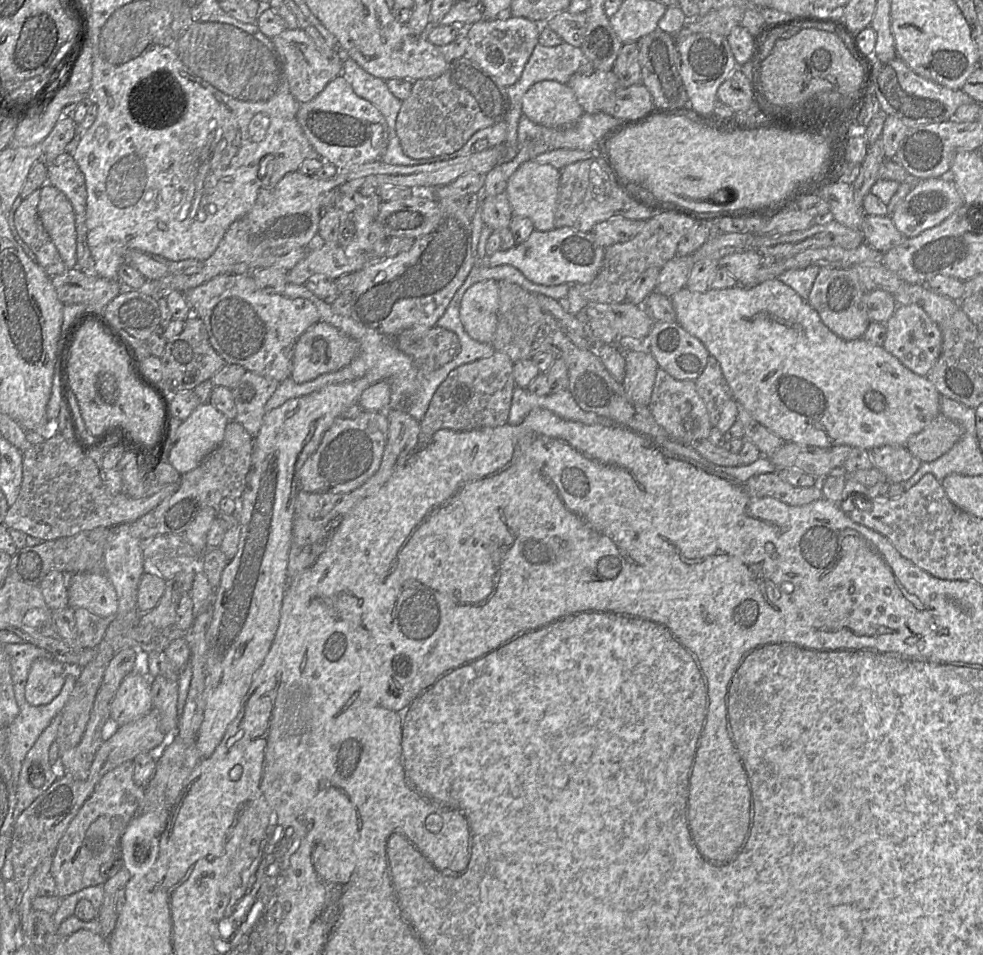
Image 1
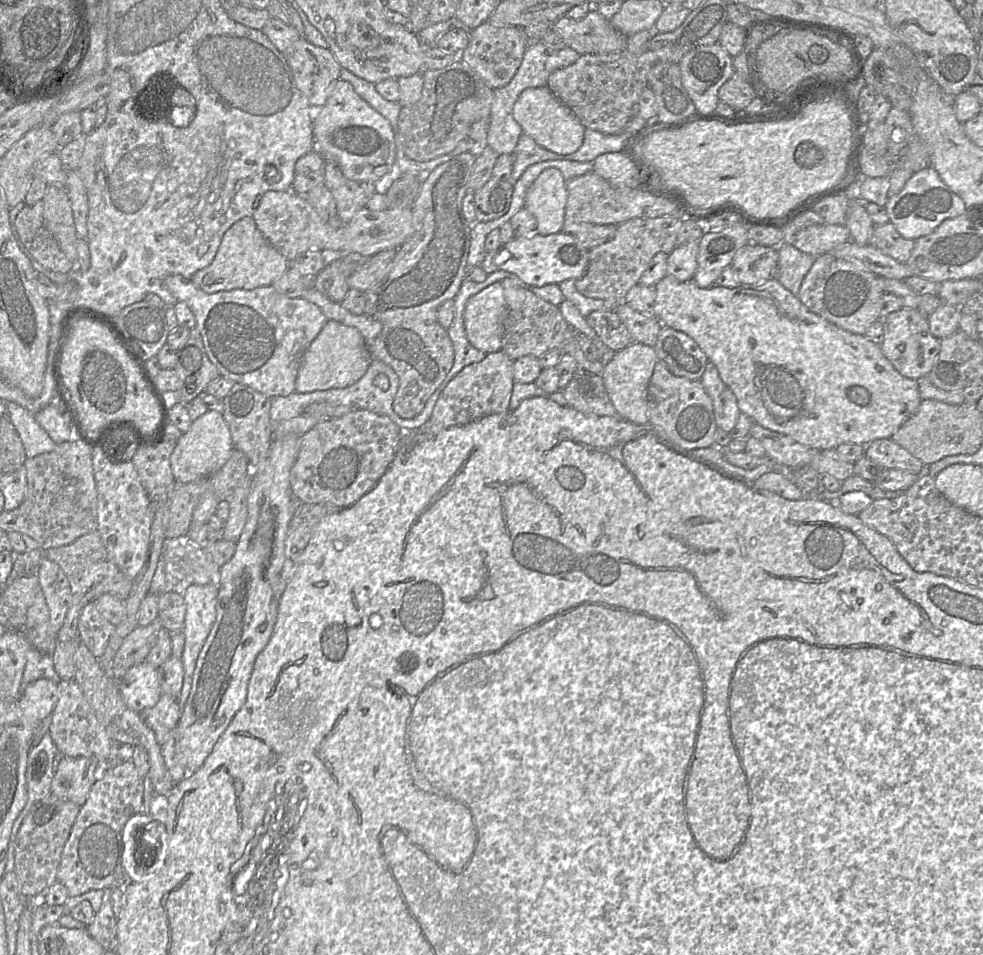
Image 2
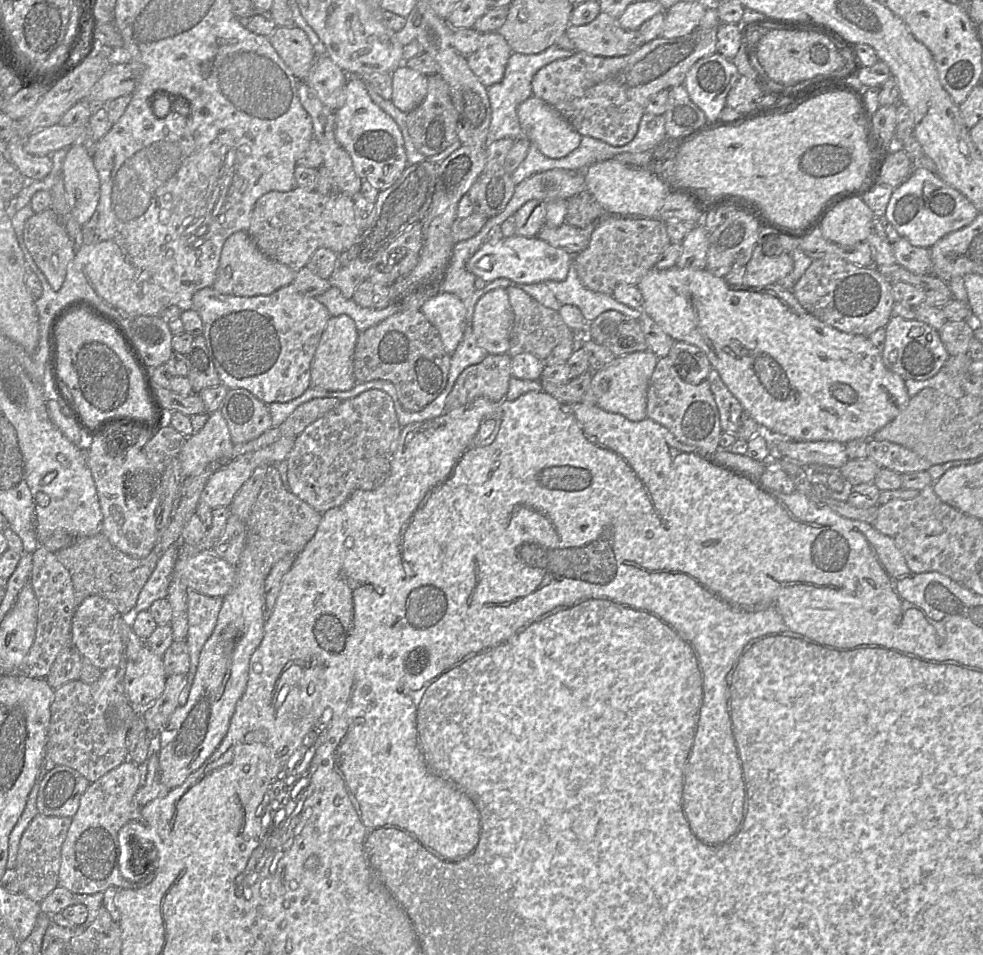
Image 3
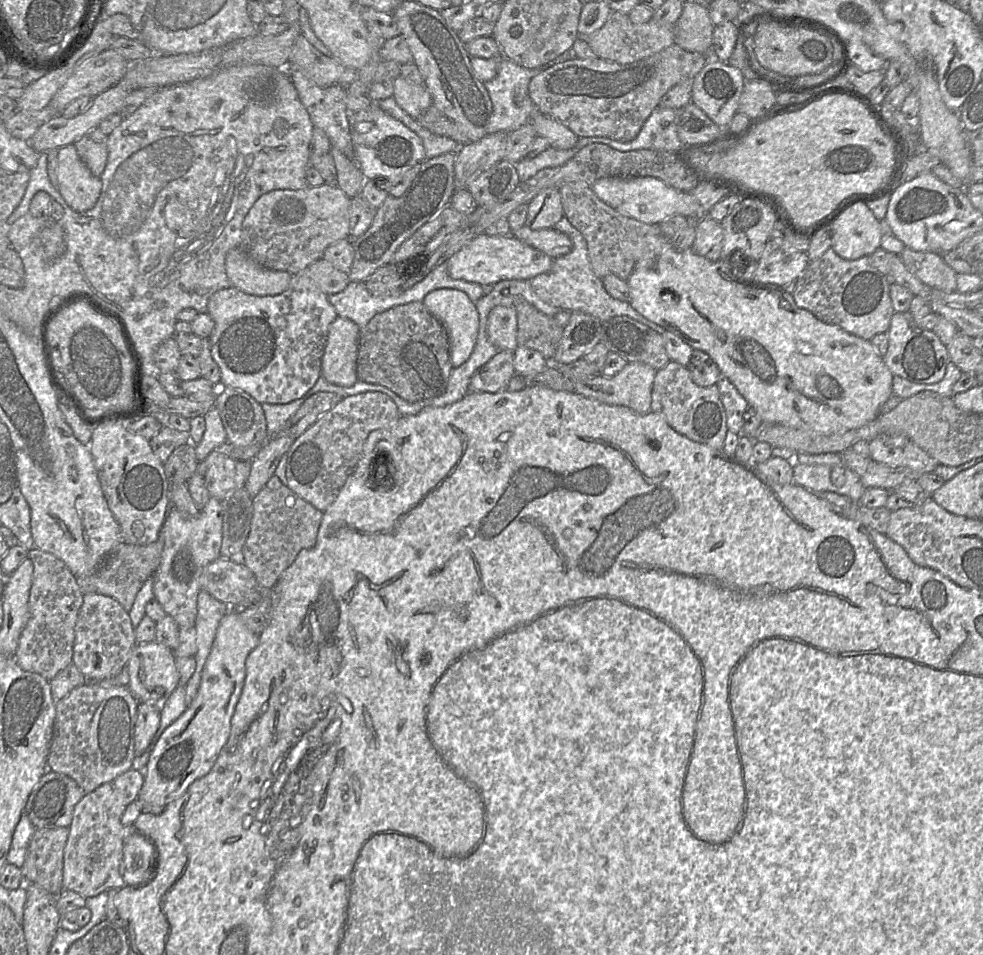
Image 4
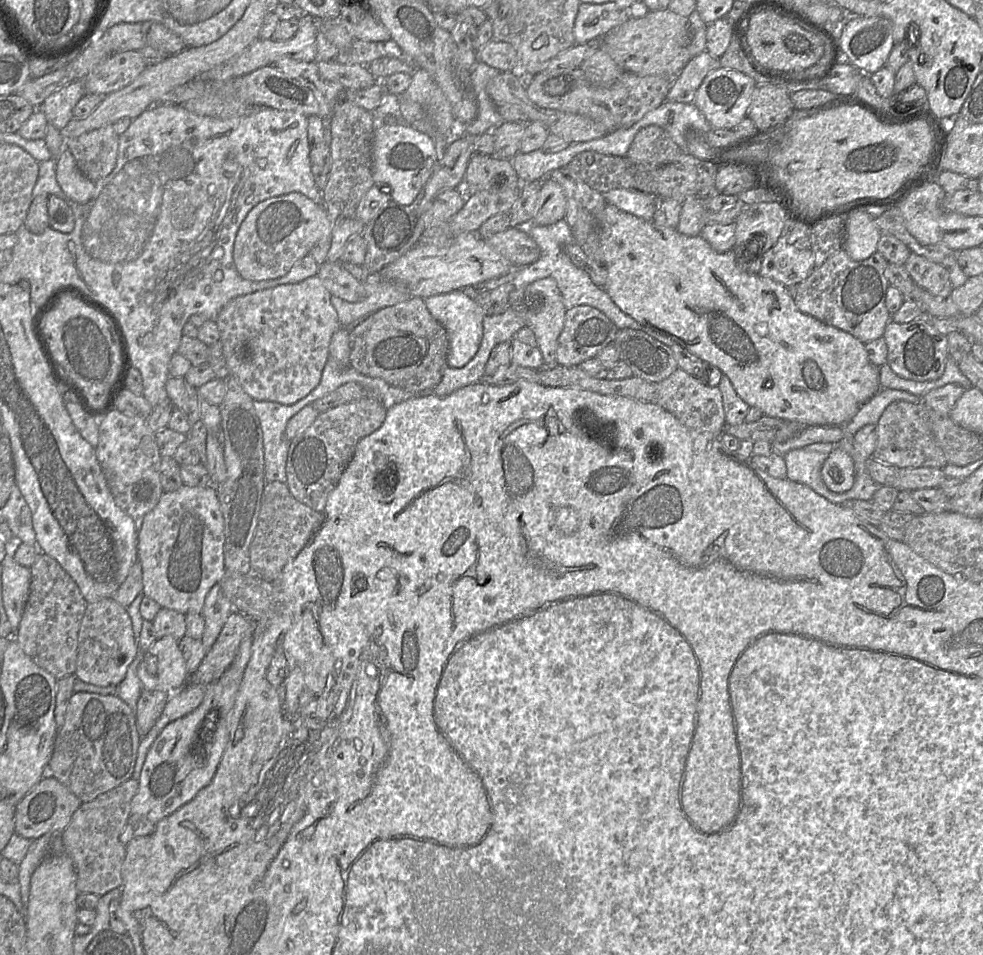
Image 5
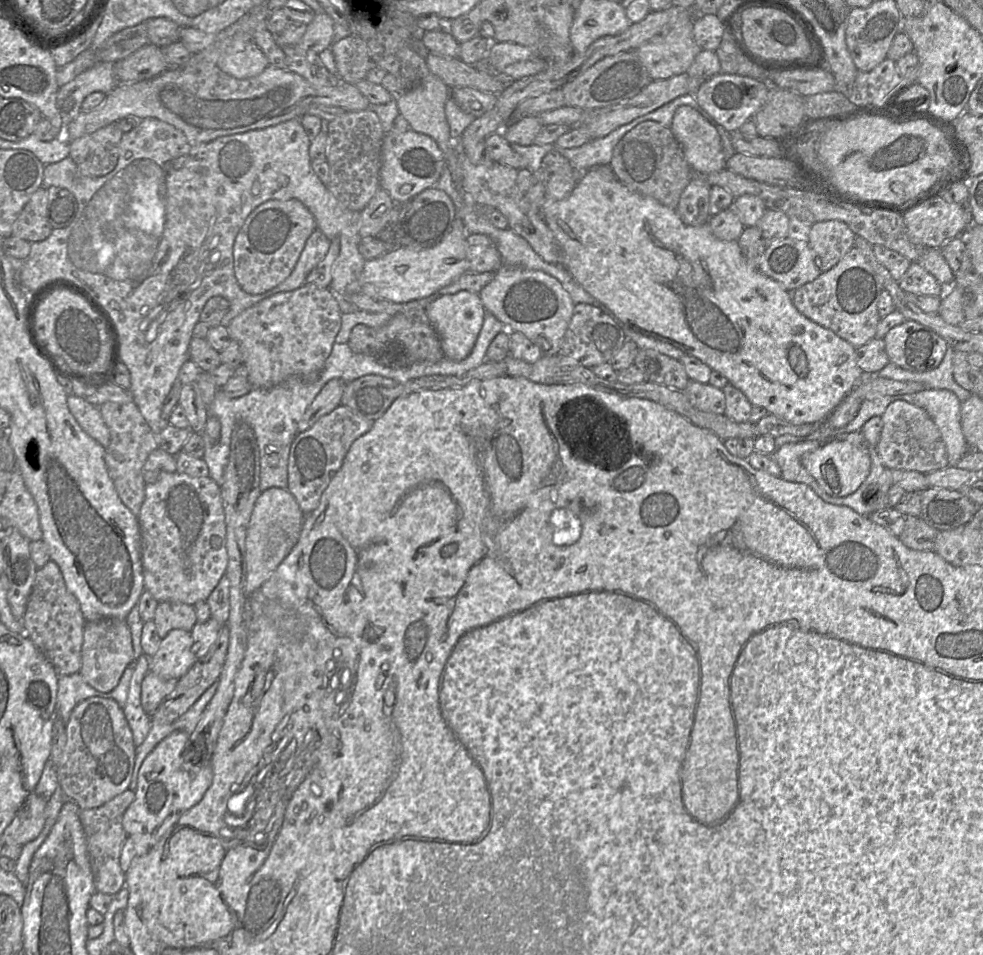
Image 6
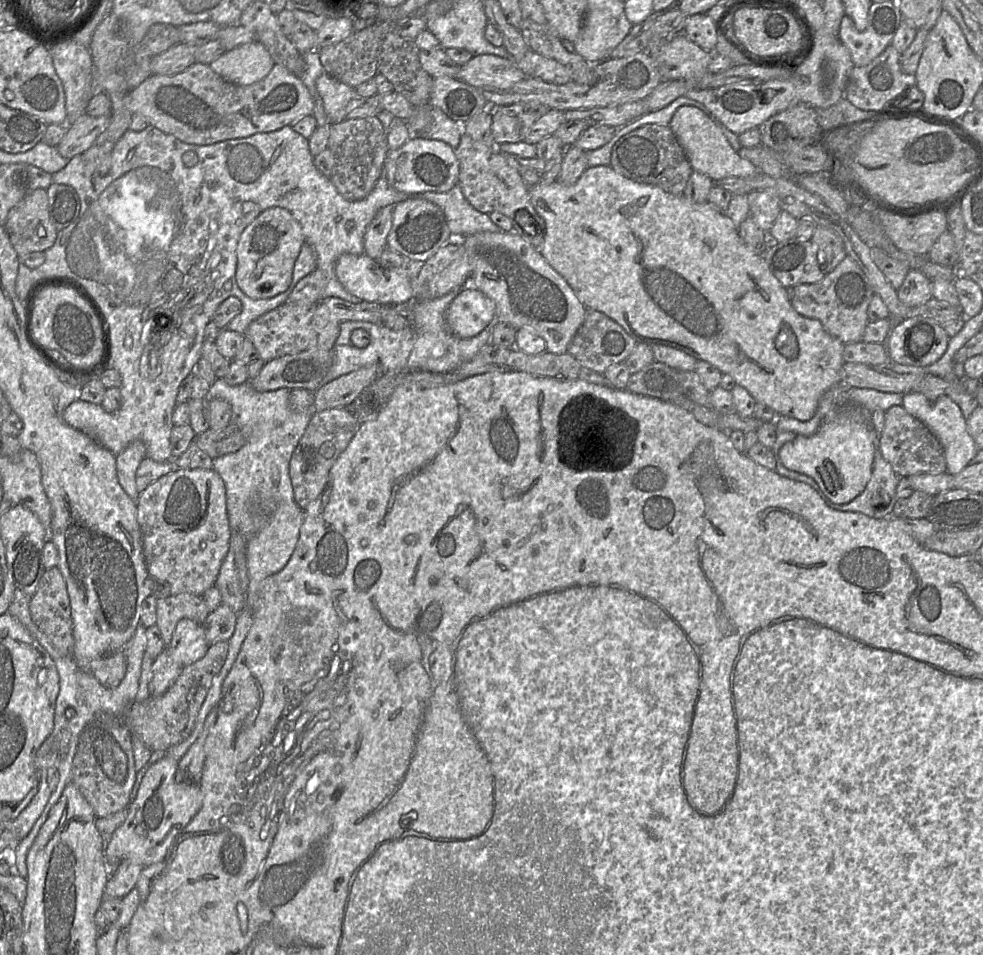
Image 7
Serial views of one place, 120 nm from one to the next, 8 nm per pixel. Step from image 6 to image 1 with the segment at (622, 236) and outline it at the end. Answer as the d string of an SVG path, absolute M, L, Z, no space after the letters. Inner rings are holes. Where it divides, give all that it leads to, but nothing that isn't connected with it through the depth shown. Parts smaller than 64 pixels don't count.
M771 279L753 286L736 284L731 288L713 289L705 292L692 292L682 288L670 297L676 312L678 323L689 334L699 339L720 364L734 399L742 405L749 414L770 432L780 437L784 442L794 442L800 445L812 445L821 448L832 448L838 445L848 445L852 448L872 450L884 445L905 446L907 440L920 432L940 413L940 397L927 376L920 376L905 367L894 355L887 352L882 345L874 345L865 339L844 340L833 333L821 320L818 312L791 287L780 280Z

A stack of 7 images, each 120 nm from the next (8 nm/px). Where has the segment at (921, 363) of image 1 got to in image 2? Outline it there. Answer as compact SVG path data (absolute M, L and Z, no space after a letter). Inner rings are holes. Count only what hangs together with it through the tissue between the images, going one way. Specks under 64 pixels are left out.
M902 307L883 318L884 339L881 346L885 357L894 368L903 376L917 380L926 377L940 352L940 339L936 338L930 330L928 316L919 309Z

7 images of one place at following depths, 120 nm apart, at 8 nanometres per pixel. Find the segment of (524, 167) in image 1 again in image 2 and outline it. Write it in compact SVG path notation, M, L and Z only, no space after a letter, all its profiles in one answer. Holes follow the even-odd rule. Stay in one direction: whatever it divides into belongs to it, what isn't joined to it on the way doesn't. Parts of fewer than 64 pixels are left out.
M548 168L529 187L524 208L536 218L536 232L547 236L562 231L566 203L566 181L558 169Z

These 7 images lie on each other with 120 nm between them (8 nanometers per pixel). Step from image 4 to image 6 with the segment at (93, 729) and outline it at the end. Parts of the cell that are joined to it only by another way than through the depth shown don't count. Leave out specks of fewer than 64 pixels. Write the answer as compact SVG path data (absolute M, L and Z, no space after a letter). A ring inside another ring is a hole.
M90 697L78 703L66 724L66 743L55 765L58 784L66 799L82 809L102 806L129 789L135 764L136 746L123 709L110 698Z

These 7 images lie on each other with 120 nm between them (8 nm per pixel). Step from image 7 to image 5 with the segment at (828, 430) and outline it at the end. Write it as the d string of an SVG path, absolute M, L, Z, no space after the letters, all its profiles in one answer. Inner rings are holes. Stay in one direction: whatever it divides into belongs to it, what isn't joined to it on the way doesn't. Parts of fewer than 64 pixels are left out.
M840 448L833 449L821 467L821 478L835 493L845 493L855 482L855 465L852 457Z

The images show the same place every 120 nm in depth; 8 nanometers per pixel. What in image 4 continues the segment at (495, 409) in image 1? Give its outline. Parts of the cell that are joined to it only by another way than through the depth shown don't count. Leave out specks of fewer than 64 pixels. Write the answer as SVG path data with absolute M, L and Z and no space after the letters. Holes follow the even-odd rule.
M499 350L473 374L468 386L468 393L504 391L514 374L514 352Z

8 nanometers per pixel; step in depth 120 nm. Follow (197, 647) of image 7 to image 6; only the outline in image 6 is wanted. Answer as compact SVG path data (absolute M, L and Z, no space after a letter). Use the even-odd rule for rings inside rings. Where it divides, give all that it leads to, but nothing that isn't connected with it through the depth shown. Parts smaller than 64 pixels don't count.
M171 630L161 639L157 652L150 657L150 672L167 680L180 679L198 659L192 651L193 643L190 632Z

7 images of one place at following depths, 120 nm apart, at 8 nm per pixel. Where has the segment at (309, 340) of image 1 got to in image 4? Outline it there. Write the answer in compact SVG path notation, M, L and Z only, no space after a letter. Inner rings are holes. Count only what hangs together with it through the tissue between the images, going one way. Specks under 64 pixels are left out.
M340 316L330 324L321 363L321 375L329 383L349 387L358 381L356 365L360 329L353 321Z

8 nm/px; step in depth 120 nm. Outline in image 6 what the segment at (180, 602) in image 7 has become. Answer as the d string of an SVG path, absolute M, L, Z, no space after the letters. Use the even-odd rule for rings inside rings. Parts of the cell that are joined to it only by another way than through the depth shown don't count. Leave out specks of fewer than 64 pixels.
M158 602L153 623L161 639L173 629L190 632L197 623L194 606L179 602Z

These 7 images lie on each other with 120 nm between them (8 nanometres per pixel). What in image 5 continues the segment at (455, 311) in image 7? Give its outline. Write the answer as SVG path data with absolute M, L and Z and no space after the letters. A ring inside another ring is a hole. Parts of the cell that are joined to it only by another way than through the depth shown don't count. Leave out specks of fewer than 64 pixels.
M462 290L430 296L425 304L431 315L444 326L449 339L447 364L453 368L465 366L477 353L483 336L483 313L475 299Z

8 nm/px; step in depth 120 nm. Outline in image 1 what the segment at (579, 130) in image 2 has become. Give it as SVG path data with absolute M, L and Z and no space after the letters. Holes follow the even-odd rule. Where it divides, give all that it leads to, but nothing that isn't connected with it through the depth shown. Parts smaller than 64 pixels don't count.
M557 81L536 82L522 98L522 114L547 128L573 126L583 113L572 89Z

